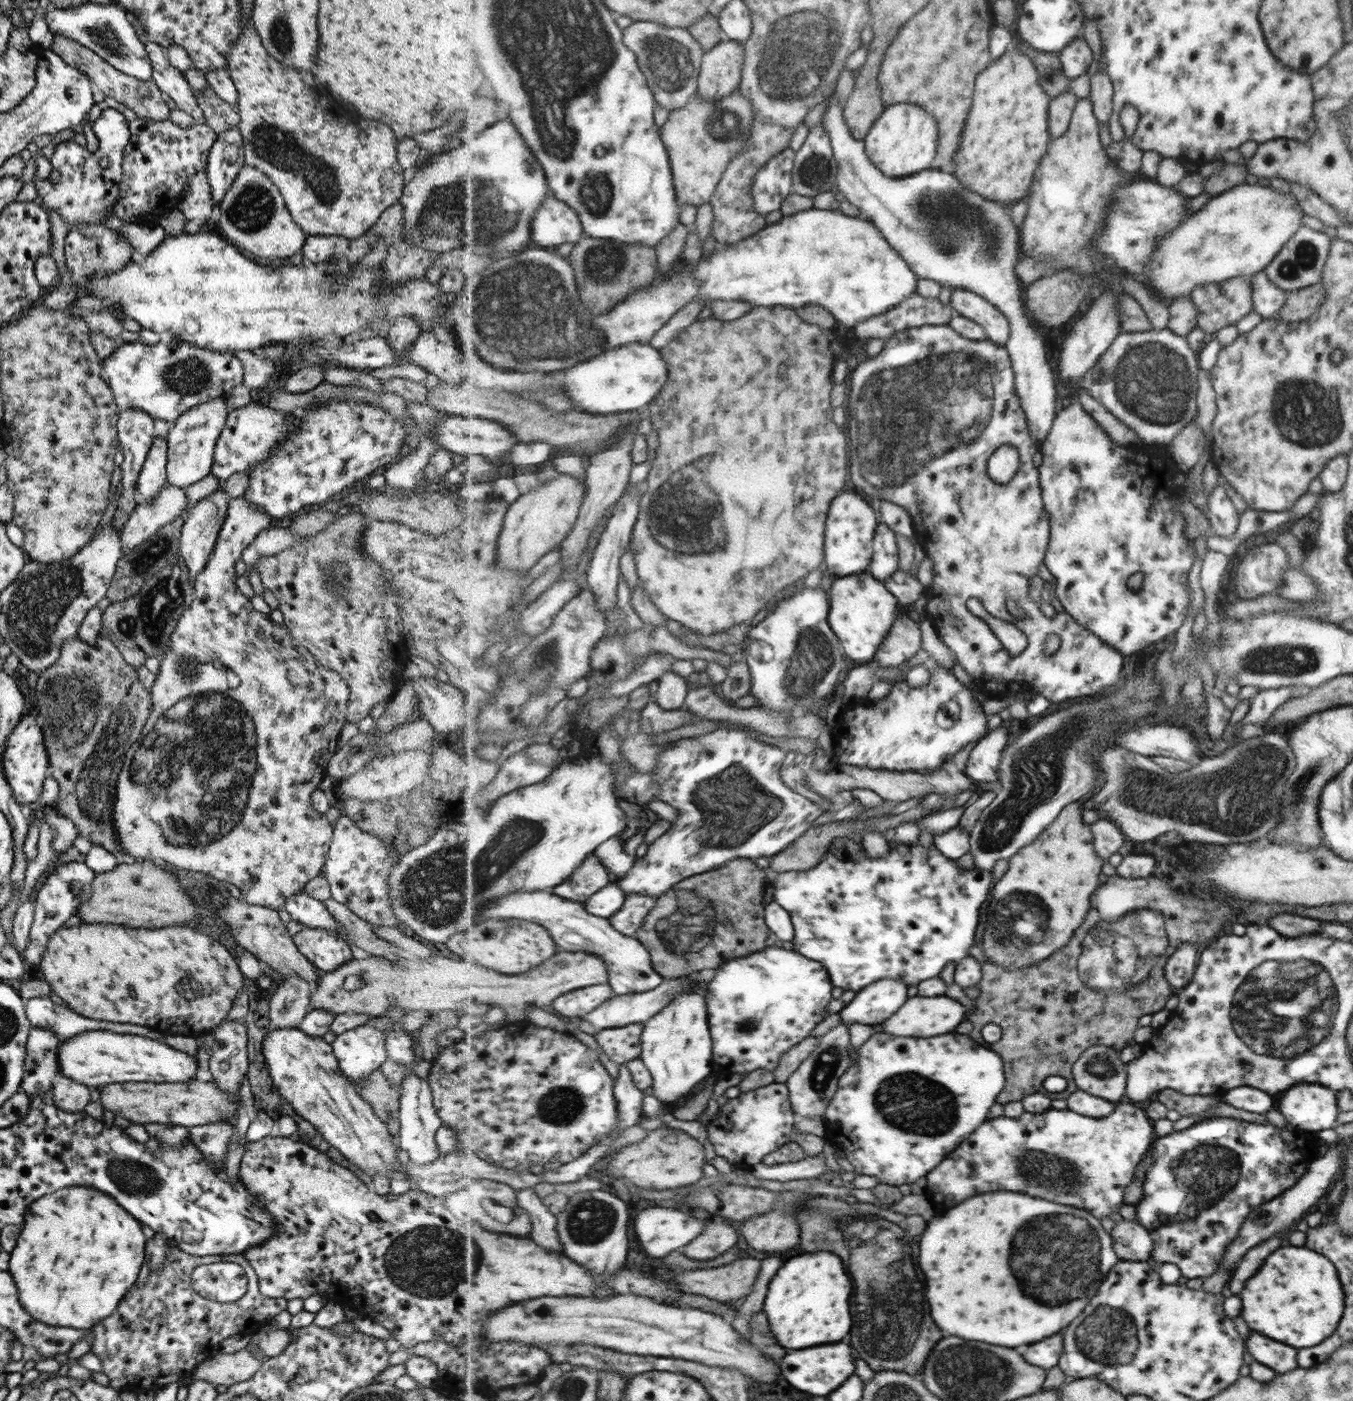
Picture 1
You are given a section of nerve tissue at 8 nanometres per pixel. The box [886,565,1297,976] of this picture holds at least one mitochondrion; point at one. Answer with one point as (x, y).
(1242, 798)

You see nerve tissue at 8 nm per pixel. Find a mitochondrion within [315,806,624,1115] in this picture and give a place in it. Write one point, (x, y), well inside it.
(437, 890)

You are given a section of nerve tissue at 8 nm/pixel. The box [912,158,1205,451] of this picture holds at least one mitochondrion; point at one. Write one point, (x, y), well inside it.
(1152, 382)

